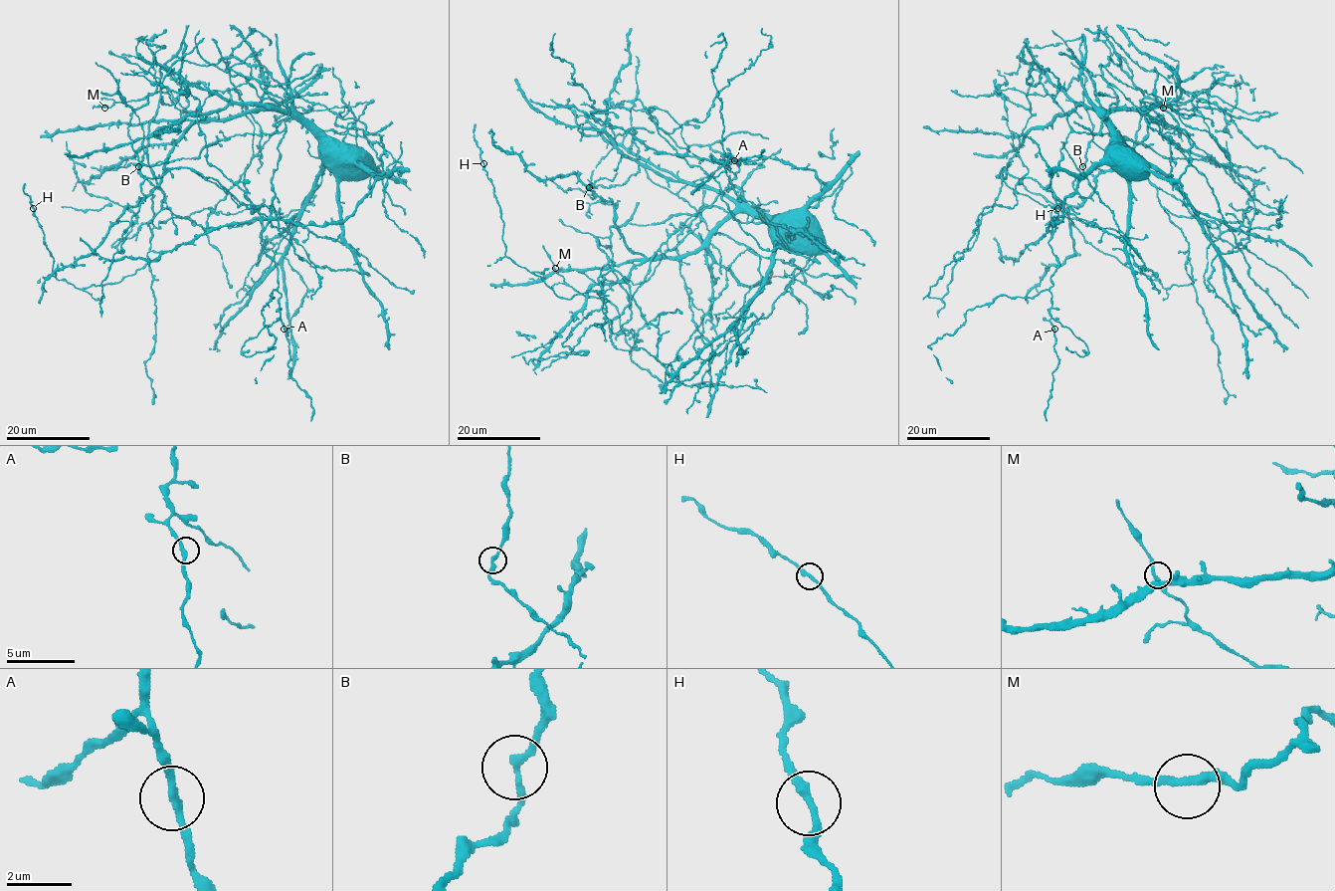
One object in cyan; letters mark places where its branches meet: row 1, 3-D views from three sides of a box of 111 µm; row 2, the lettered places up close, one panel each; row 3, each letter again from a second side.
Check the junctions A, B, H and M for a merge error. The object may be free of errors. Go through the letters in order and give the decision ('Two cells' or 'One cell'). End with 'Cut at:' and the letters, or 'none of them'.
A: One cell
B: One cell
H: One cell
M: One cell
Cut at: none of them

